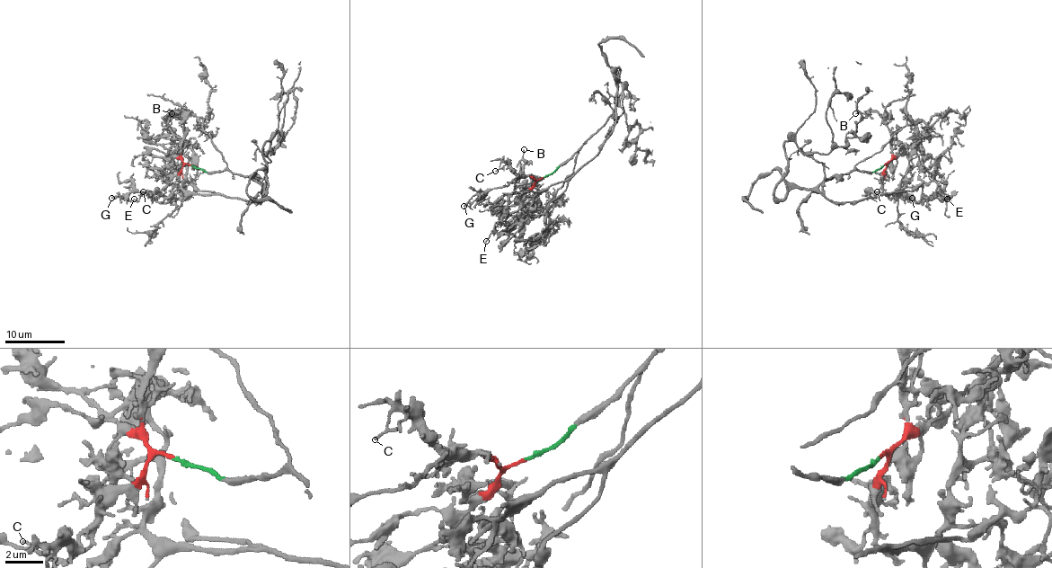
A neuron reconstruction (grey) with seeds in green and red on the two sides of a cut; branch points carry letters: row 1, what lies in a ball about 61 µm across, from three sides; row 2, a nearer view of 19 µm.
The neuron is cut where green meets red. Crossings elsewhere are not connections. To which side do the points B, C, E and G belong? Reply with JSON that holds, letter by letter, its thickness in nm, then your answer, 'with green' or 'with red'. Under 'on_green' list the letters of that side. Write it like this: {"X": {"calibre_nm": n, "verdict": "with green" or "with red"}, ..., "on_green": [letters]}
{"B": {"calibre_nm": 130, "verdict": "with red"}, "C": {"calibre_nm": 90, "verdict": "with red"}, "E": {"calibre_nm": 140, "verdict": "with green"}, "G": {"calibre_nm": 280, "verdict": "with red"}, "on_green": ["E"]}

